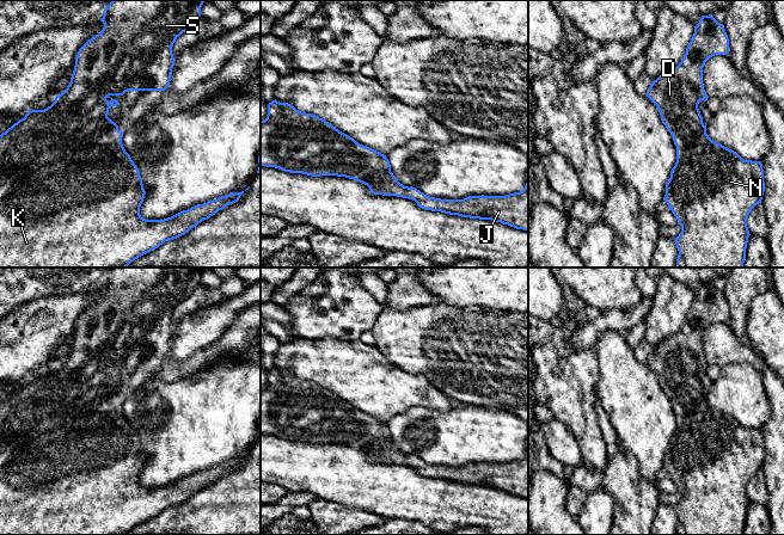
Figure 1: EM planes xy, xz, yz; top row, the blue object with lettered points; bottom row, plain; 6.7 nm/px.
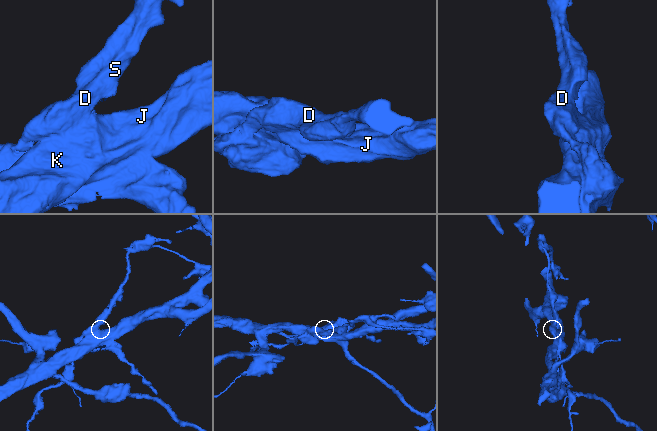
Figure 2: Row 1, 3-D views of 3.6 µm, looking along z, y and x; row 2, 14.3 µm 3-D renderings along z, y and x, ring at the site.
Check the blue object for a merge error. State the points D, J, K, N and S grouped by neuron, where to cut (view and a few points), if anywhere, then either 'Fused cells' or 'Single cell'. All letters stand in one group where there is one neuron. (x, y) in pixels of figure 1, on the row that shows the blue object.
Groups: D S / J K N. Split along xy (121, 142), (93, 139), (0, 184). Fused cells

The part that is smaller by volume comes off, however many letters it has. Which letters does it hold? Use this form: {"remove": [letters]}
{"remove": ["D", "S"]}

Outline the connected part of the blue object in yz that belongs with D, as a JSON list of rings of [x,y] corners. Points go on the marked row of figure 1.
[[[712,14],[702,16],[681,62],[660,75],[648,88],[647,97],[657,106],[676,147],[690,146],[704,125],[698,104],[709,98],[703,84],[705,62],[729,51],[724,25]]]

